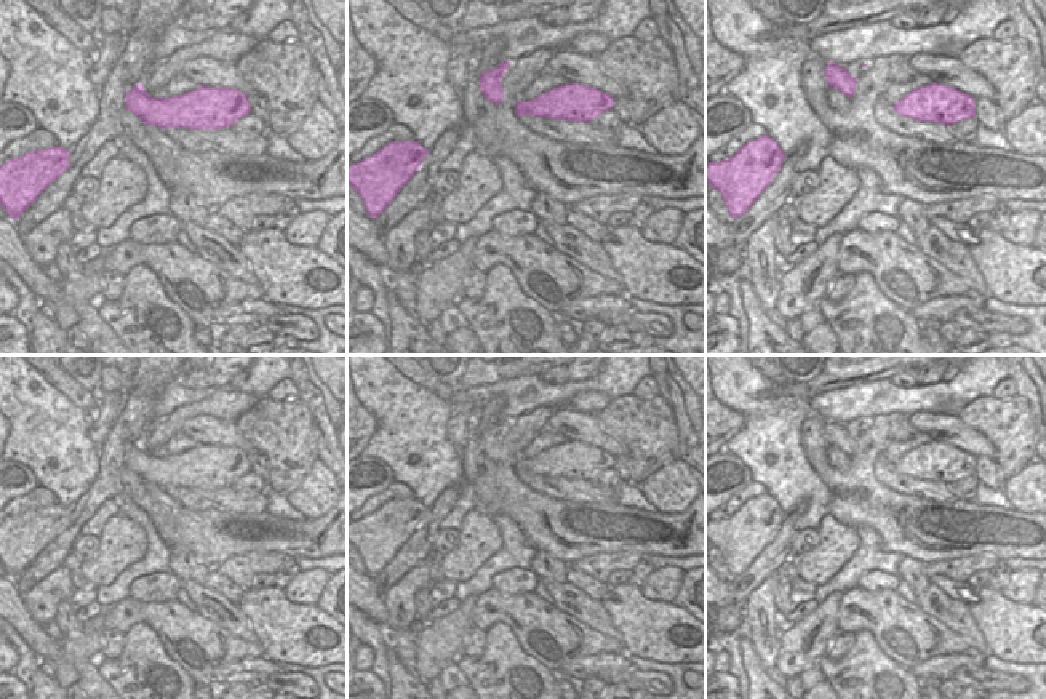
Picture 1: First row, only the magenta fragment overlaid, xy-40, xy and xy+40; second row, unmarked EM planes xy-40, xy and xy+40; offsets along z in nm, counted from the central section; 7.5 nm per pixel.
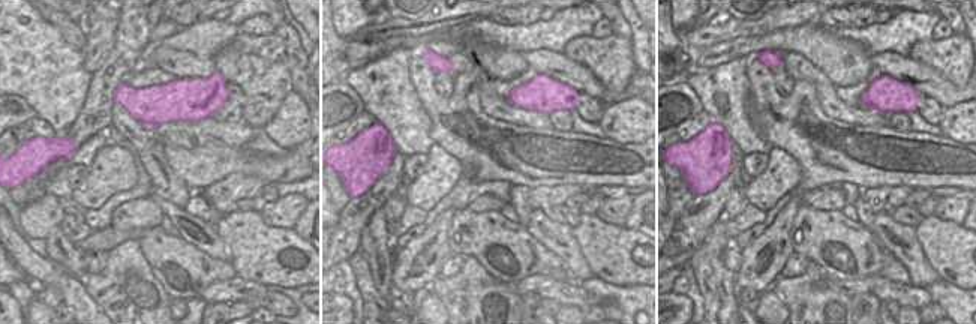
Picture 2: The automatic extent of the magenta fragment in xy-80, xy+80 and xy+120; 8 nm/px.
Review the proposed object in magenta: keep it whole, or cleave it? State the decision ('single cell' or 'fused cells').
single cell

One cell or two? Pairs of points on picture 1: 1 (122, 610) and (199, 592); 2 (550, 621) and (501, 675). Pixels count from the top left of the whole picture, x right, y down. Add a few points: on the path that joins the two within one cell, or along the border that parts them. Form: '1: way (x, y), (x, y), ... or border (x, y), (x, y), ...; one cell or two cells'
1: border (195, 611), (227, 632); two cells
2: border (495, 626), (506, 624), (520, 648), (554, 672); two cells

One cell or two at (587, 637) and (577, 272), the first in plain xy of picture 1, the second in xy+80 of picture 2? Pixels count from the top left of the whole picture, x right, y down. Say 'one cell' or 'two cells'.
two cells

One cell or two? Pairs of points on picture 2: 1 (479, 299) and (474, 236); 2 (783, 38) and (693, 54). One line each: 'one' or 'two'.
1: two
2: one

